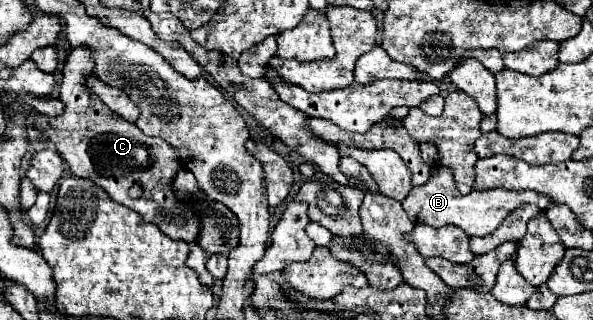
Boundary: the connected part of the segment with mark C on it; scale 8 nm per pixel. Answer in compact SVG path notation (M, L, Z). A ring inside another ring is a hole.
M87 46L69 48L59 90L59 98L65 102L65 112L57 118L46 119L46 116L39 115L33 124L45 128L47 138L69 164L73 176L95 182L115 202L139 212L145 222L153 222L169 238L193 242L199 234L199 218L191 210L181 208L171 190L171 180L181 168L179 154L175 154L175 150L171 150L171 146L167 146L167 142L161 138L145 136L135 124L111 114L99 102L99 98L87 90L87 78L95 76L93 70L95 66L91 62L91 50L87 50ZM135 184L139 184L143 190L139 198L129 196L129 190Z

